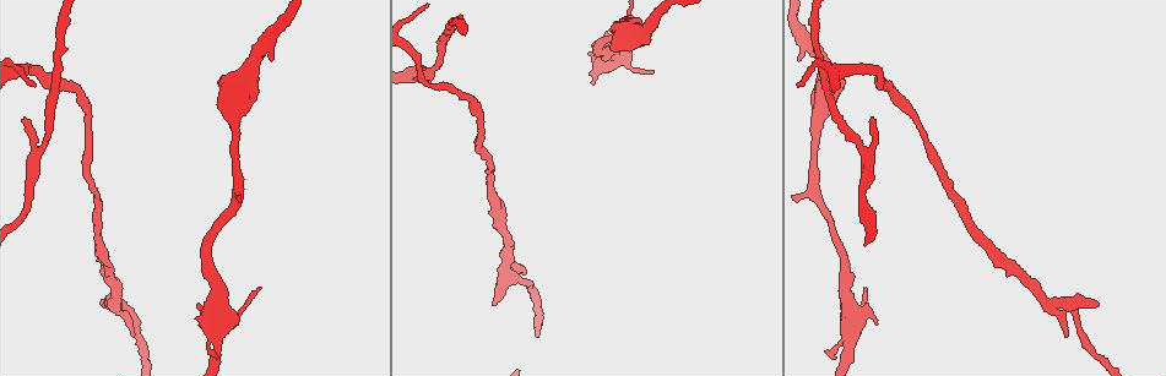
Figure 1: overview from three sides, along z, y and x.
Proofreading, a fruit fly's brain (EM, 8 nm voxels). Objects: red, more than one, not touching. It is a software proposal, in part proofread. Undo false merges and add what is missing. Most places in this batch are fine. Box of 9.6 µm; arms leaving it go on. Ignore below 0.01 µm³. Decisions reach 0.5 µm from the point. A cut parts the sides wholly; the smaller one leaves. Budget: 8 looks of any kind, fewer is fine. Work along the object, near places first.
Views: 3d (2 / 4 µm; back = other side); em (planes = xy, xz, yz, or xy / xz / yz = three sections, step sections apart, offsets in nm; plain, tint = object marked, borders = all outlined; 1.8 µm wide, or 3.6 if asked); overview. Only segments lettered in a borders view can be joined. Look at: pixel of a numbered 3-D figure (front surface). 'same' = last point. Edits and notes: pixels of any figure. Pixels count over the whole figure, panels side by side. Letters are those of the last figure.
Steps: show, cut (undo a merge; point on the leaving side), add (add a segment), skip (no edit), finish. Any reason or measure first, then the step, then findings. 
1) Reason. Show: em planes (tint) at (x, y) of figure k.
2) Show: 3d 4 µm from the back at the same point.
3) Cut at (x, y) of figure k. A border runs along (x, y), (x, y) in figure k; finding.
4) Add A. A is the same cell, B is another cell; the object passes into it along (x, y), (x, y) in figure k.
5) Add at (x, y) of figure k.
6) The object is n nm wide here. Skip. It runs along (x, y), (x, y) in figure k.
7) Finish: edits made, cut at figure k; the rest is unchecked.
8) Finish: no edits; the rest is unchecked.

Show: em xz step 4 (borders) at (214, 354) of figure 1.

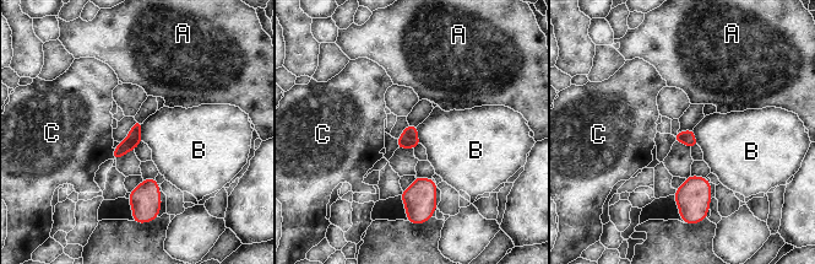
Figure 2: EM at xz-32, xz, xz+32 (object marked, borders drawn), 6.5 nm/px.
Show: em planes (borders) at the same point.

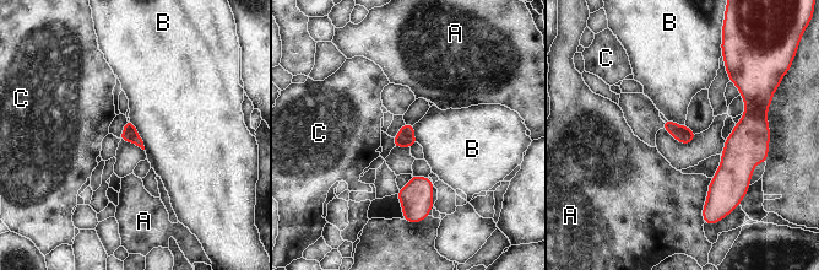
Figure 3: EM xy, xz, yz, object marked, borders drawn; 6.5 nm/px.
Skip. A, B and C are other cells; a border runs along (129, 120), (134, 124), (145, 149) in figure 3; no lettered segment goes on from it.

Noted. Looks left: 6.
Thin end. Show: 3d 4 µm from the back at (872, 120) of figure 1.

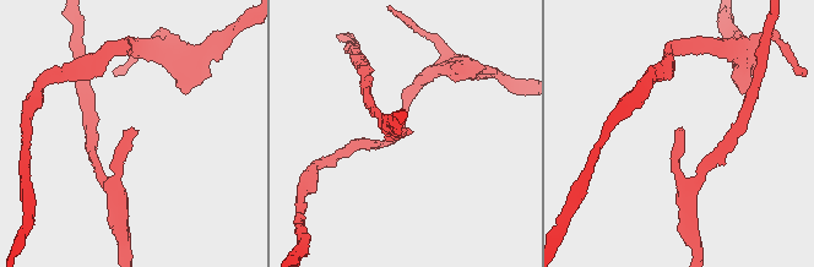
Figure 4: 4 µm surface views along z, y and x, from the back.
Show: em planes (borders) at (412, 132) of figure 4.

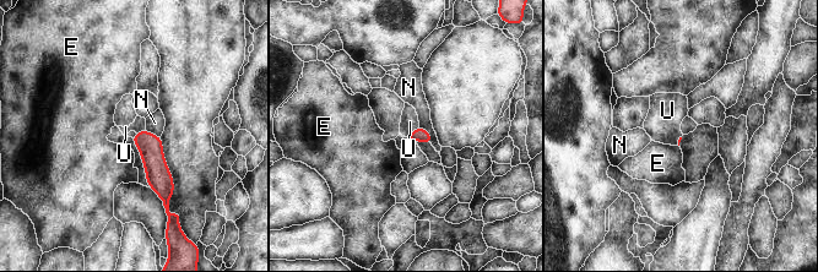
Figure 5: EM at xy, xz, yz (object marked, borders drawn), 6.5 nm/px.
Add U. U is the same cell, E and N are other cells; the object passes into it along (418, 135), (412, 131), (410, 121) in figure 5; the neuron continues.

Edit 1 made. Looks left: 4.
An open end. Show: 3d 2 µm at (132, 337) of figure 1.

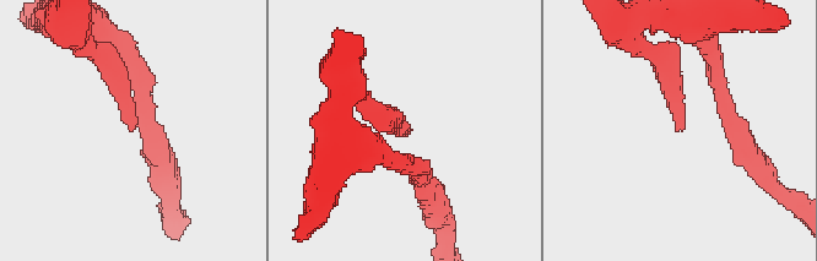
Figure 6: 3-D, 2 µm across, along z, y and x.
Need the tissue. Show: em planes (borders) at (681, 127) of figure 6.

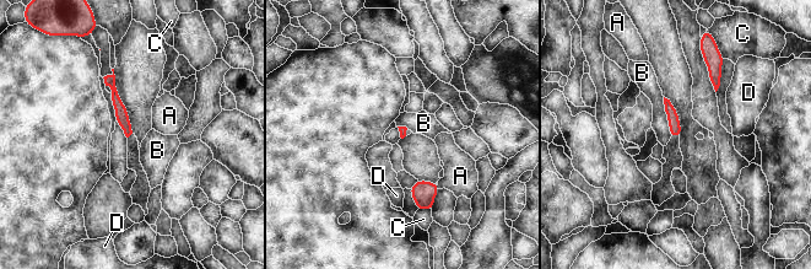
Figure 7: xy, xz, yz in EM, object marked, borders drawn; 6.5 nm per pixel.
Skip. A, B, C and D are other cells; a border runs along (663, 97), (670, 138) in figure 7; none of them fits.

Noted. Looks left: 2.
Finish: edits made, add at figure 5; the rest is unchecked.

